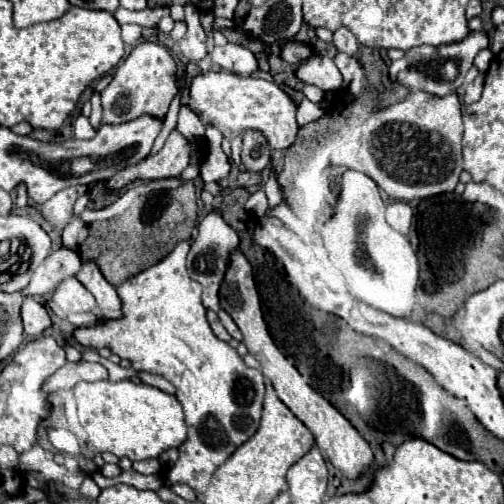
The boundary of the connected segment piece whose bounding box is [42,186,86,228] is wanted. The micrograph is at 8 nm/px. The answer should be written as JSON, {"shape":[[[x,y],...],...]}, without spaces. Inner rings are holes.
{"shape":[[[70,186],[56,192],[48,202],[42,204],[42,216],[50,220],[52,226],[64,228],[72,220],[72,206],[76,198],[80,198],[84,192],[86,192],[86,186]]]}

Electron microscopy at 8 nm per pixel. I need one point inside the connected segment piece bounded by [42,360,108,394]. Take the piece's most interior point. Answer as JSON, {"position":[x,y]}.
{"position":[68,376]}

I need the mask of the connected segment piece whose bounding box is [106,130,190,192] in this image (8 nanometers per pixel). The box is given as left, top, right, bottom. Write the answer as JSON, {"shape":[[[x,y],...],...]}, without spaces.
{"shape":[[[174,130],[162,150],[156,154],[148,154],[138,164],[132,164],[120,170],[106,182],[108,192],[118,192],[124,186],[140,180],[158,180],[158,178],[176,178],[190,164],[190,144],[188,140]]]}

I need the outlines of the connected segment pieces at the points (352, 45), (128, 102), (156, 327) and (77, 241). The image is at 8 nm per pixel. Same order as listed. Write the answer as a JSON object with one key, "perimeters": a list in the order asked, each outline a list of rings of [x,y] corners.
{"perimeters":[[[[338,28],[336,32],[334,32],[334,46],[340,50],[340,52],[346,52],[346,54],[356,54],[356,50],[358,50],[358,40],[356,40],[356,36],[348,30],[348,28]]],[[[140,42],[116,66],[112,82],[102,92],[104,124],[122,124],[144,114],[164,120],[172,98],[178,93],[177,64],[170,52],[154,42]]],[[[180,242],[172,250],[172,254],[168,254],[164,260],[128,278],[126,282],[122,282],[116,288],[122,300],[122,316],[106,318],[104,322],[94,324],[94,326],[76,328],[72,332],[72,338],[84,348],[94,348],[94,350],[110,348],[112,354],[118,354],[120,358],[130,360],[134,370],[160,374],[176,386],[176,398],[184,406],[184,416],[188,424],[188,440],[178,448],[180,458],[168,472],[168,480],[170,484],[186,484],[194,492],[202,494],[206,492],[214,470],[220,464],[224,464],[230,458],[230,454],[240,444],[244,444],[250,436],[254,436],[254,432],[258,430],[260,414],[262,414],[262,398],[264,398],[264,378],[260,370],[248,368],[244,360],[238,356],[238,352],[228,346],[228,342],[222,342],[212,334],[210,324],[206,320],[206,308],[200,302],[202,288],[186,272],[188,250],[190,250],[190,244]]],[[[74,218],[62,232],[62,246],[78,252],[78,246],[86,240],[86,236],[88,236],[88,224]]]]}

